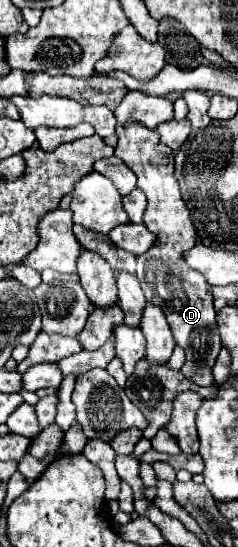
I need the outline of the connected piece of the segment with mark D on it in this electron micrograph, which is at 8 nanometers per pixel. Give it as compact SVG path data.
M140 123L118 125L118 145L114 155L122 159L138 177L136 187L148 197L148 209L144 213L144 225L156 235L156 243L146 255L138 257L136 275L150 303L158 305L174 333L176 343L186 351L186 363L182 373L196 385L208 387L214 383L212 367L220 351L220 335L216 329L216 313L208 295L208 283L202 275L190 269L182 255L196 245L196 229L190 219L190 211L180 195L178 181L174 177L174 151L160 143L156 129L148 129Z

